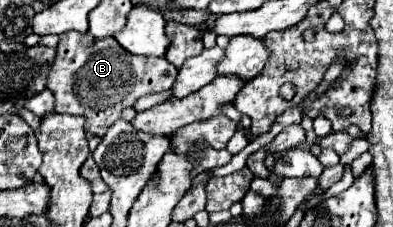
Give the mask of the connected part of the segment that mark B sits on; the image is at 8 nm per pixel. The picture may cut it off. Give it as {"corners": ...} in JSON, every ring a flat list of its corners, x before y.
{"corners":[[67,31,59,37,61,41,57,45,57,57,47,75,47,89,53,91,55,95,55,111,85,117,85,131,97,137,105,135,109,125,121,119,121,113,133,107,139,97,149,95,149,93,167,91,177,81,179,71,165,57,157,59,157,57,139,57,139,55,125,53,125,49,121,49,121,45,113,37,97,41,89,33,77,33,77,31]]}

